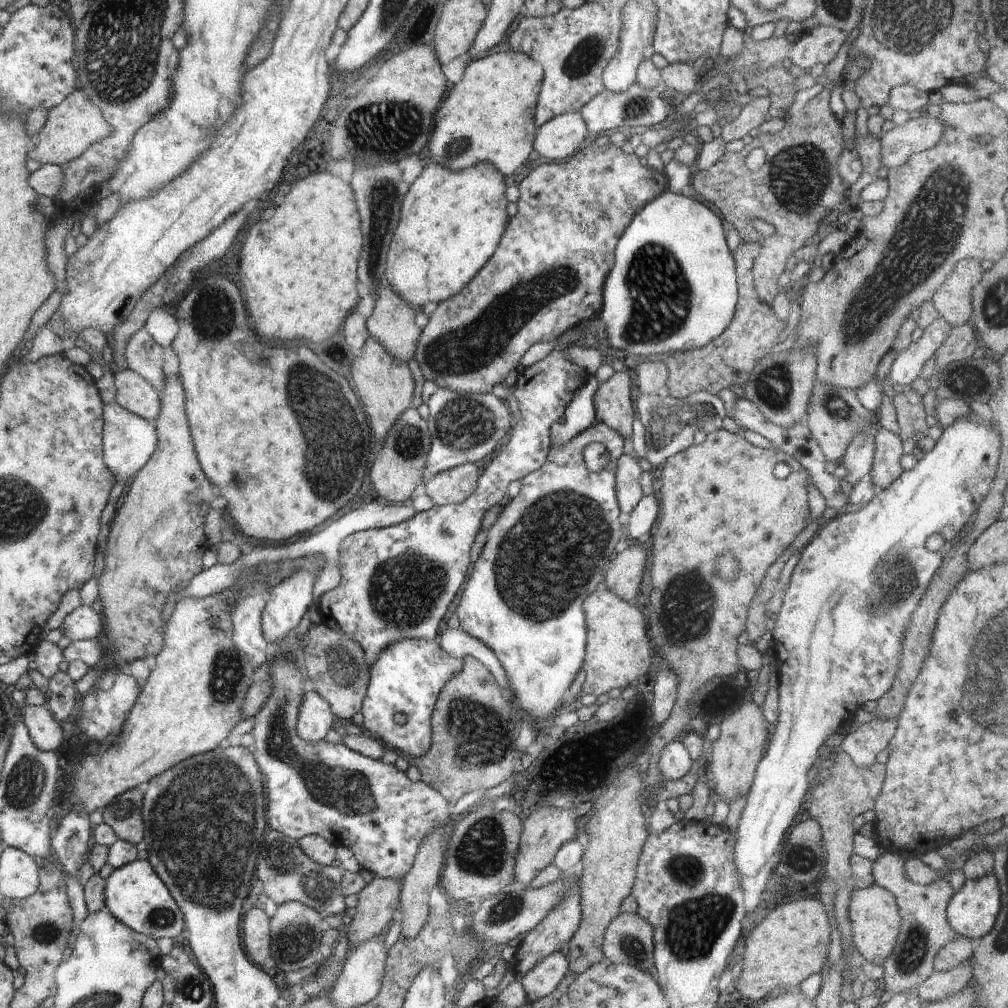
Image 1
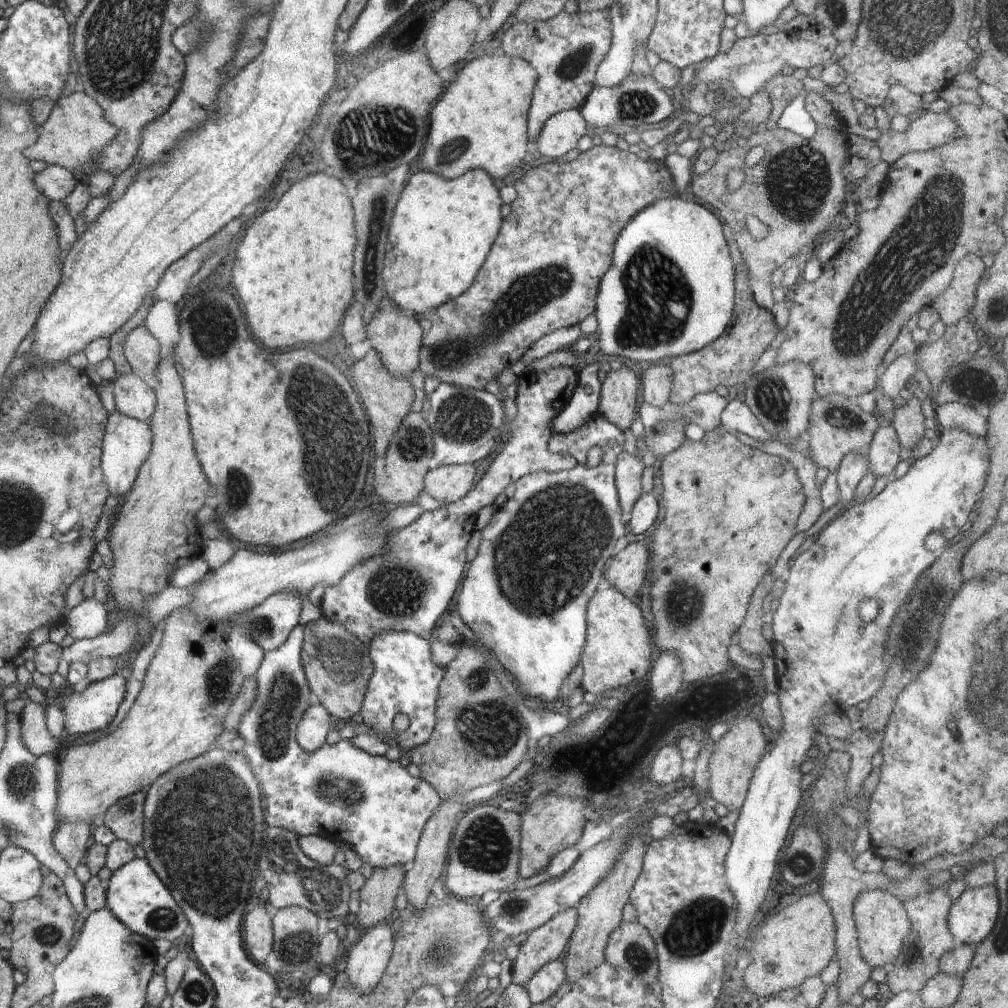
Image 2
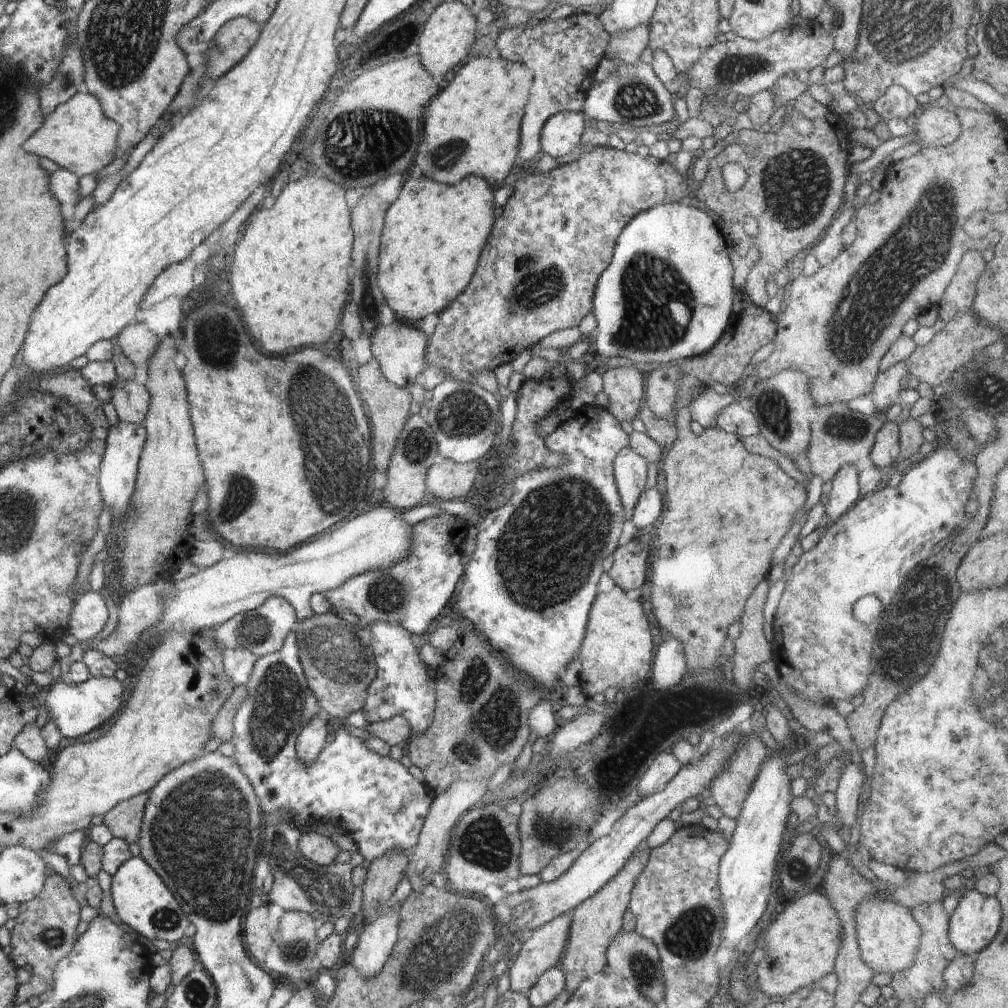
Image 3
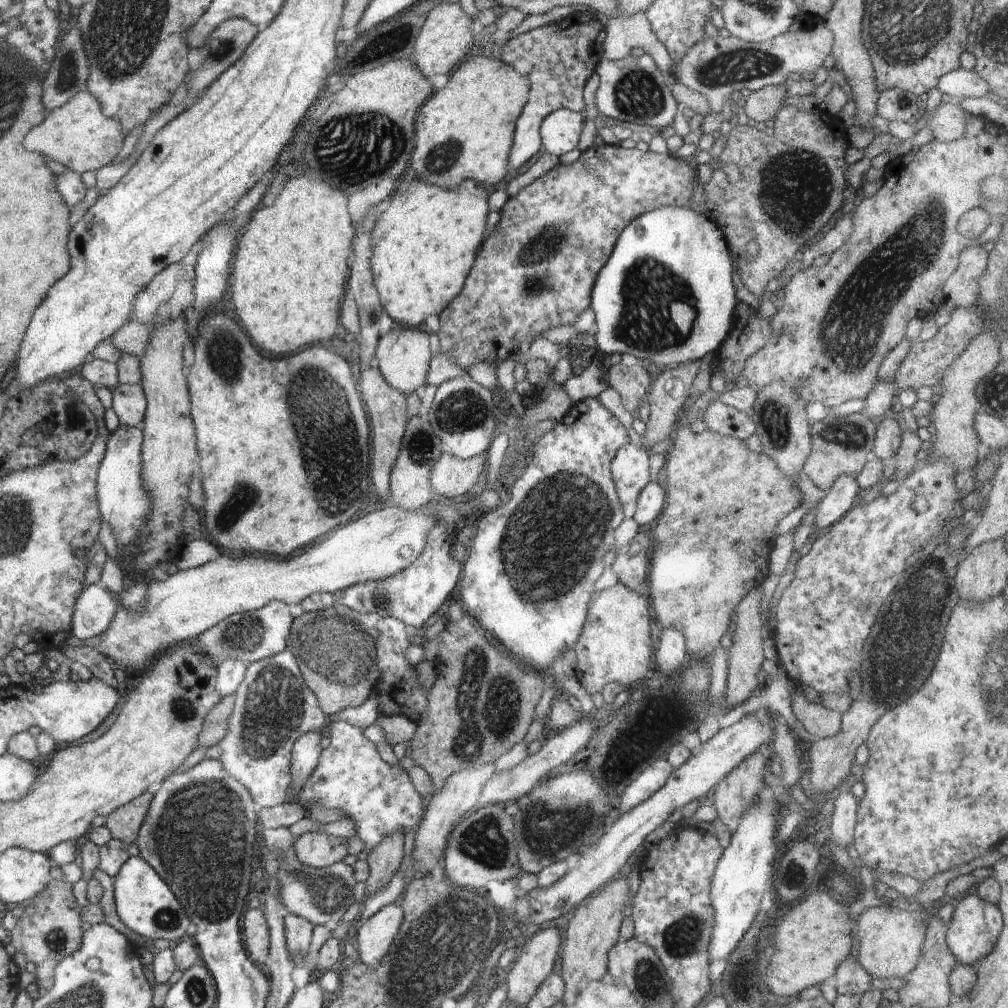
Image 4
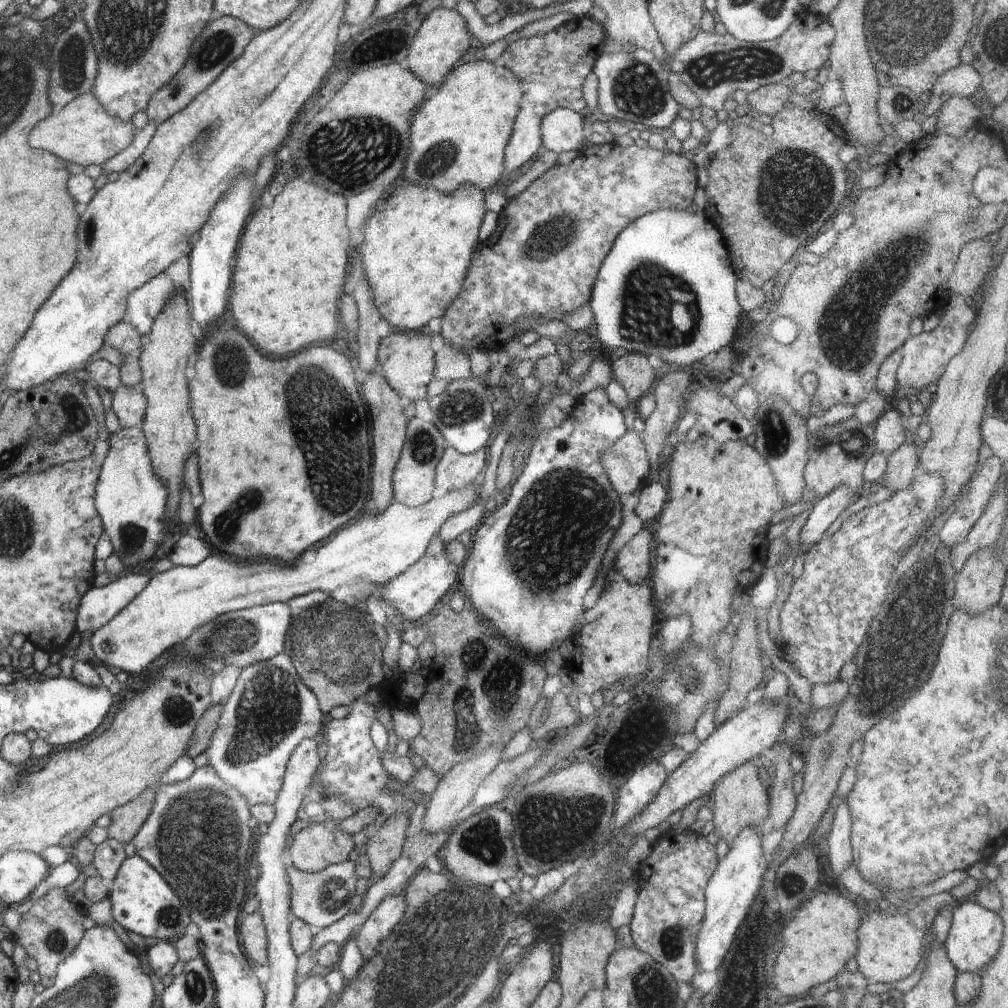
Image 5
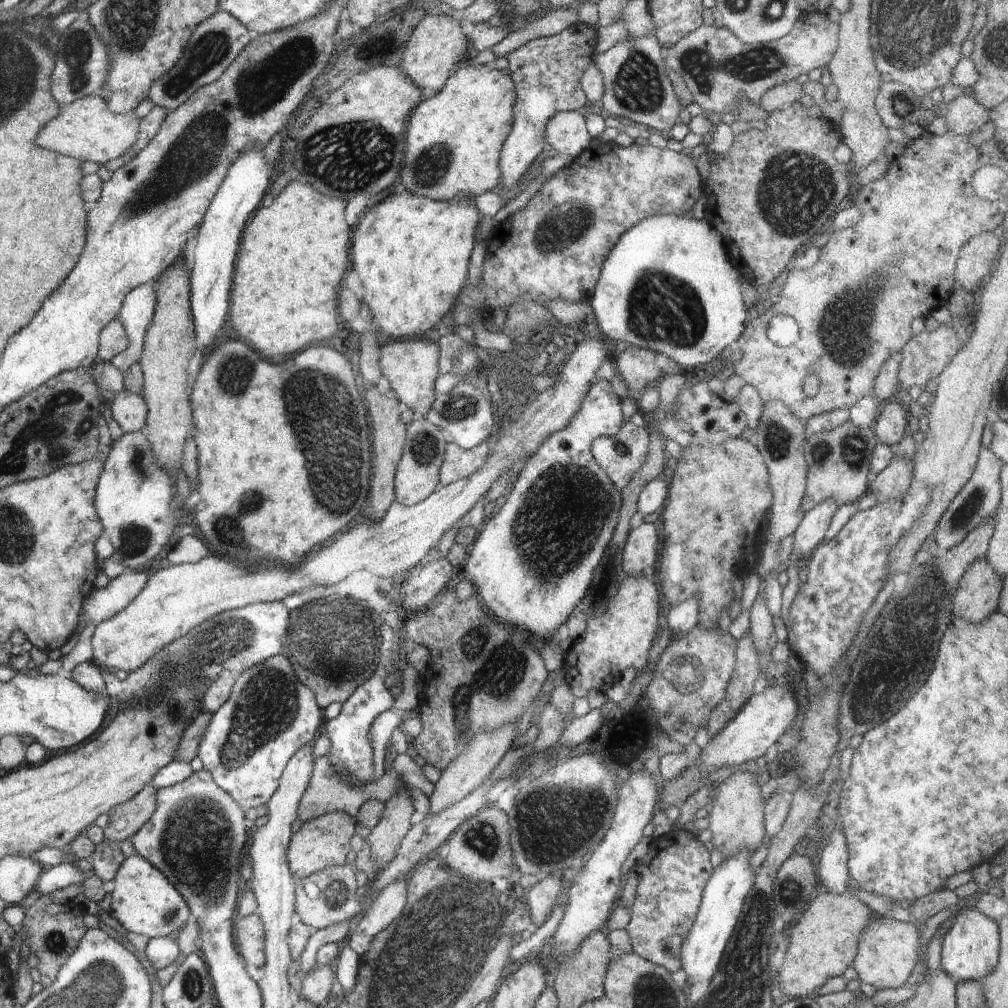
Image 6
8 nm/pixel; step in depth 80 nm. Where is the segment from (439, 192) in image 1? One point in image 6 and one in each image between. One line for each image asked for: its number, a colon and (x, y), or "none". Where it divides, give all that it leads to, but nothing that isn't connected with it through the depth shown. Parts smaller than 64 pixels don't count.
2: (441, 231)
3: (434, 234)
4: (425, 244)
5: (416, 253)
6: (412, 254)

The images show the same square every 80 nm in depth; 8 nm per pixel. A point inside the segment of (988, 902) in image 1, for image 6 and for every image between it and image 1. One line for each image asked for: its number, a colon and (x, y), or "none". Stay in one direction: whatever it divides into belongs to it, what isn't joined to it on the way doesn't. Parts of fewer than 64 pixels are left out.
2: (972, 916)
3: (973, 925)
4: (976, 924)
5: (975, 935)
6: (970, 950)

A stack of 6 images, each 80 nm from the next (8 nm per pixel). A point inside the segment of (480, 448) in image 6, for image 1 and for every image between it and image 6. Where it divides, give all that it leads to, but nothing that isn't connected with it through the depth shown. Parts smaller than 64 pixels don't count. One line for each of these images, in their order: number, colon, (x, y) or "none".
1: (455, 485)
2: (448, 483)
3: (448, 480)
4: (450, 476)
5: (454, 470)

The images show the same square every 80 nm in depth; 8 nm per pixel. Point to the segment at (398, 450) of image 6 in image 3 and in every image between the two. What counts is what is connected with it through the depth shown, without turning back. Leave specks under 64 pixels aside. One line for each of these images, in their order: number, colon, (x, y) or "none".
3: (388, 406)
4: (386, 408)
5: (388, 425)

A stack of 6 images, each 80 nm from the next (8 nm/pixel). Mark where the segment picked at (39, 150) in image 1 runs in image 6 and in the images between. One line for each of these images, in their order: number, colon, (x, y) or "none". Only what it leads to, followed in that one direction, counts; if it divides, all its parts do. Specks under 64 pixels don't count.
2: (76, 130)
3: (78, 136)
4: (78, 134)
5: (82, 133)
6: (85, 130)

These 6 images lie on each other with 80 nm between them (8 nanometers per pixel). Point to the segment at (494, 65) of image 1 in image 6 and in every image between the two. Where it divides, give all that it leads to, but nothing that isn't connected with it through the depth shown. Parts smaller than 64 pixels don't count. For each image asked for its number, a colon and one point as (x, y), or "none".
2: (480, 122)
3: (473, 127)
4: (465, 131)
5: (459, 135)
6: (455, 138)

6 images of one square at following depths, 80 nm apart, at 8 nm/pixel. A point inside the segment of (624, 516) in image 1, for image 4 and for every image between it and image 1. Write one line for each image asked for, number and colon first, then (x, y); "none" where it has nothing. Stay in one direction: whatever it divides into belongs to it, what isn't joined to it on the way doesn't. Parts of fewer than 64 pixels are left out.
2: (628, 470)
3: (630, 470)
4: (629, 469)

